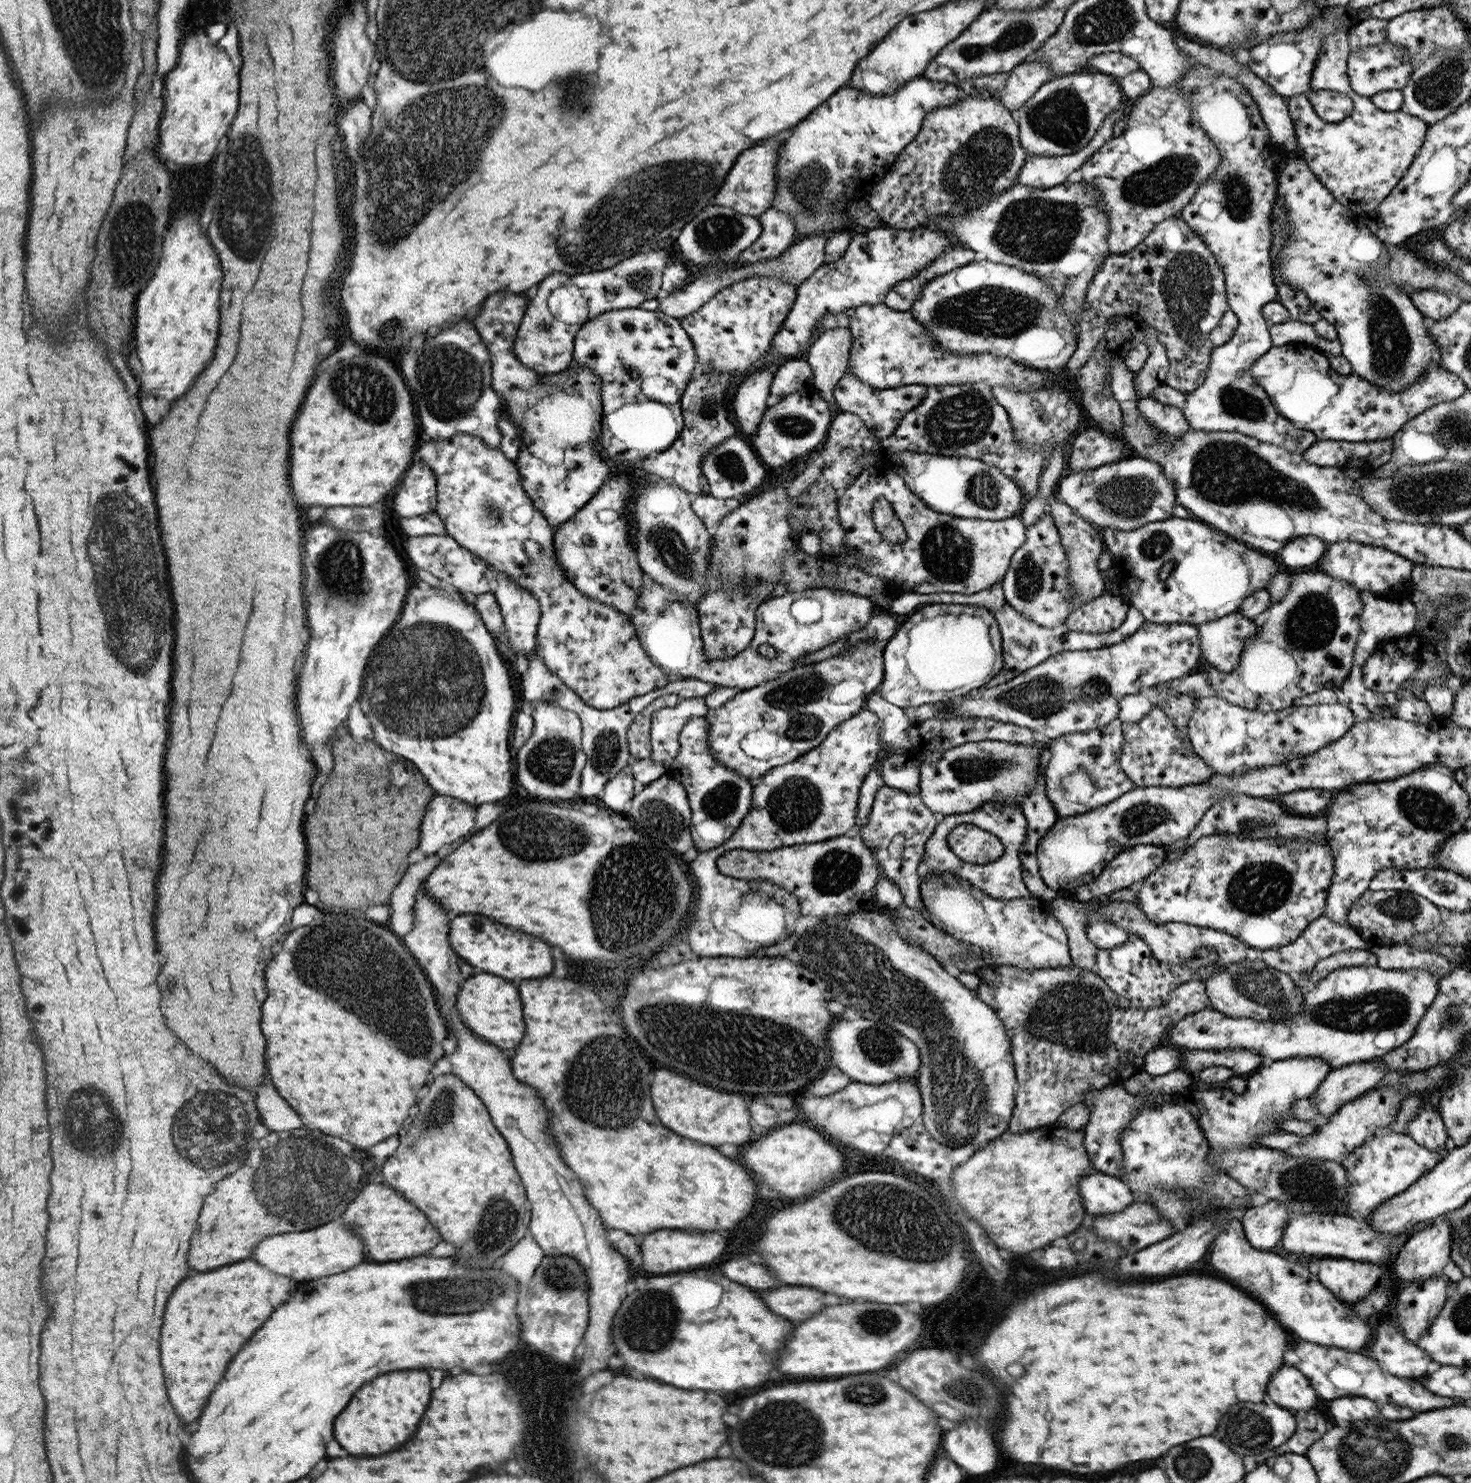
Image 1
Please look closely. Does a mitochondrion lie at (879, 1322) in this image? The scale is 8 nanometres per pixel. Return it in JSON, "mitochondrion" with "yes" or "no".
{"mitochondrion":"yes"}

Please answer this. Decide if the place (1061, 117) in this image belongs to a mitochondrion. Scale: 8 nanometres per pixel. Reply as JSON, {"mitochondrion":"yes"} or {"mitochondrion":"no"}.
{"mitochondrion":"yes"}

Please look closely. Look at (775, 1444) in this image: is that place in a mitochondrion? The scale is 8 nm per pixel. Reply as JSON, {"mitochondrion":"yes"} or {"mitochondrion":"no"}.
{"mitochondrion":"yes"}

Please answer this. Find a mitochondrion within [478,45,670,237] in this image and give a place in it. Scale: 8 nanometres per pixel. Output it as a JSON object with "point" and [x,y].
{"point":[566,104]}

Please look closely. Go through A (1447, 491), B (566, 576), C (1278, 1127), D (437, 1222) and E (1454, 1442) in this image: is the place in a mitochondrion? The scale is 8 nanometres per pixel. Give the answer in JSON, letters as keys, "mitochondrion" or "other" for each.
{"A":"mitochondrion","B":"other","C":"other","D":"other","E":"mitochondrion"}

